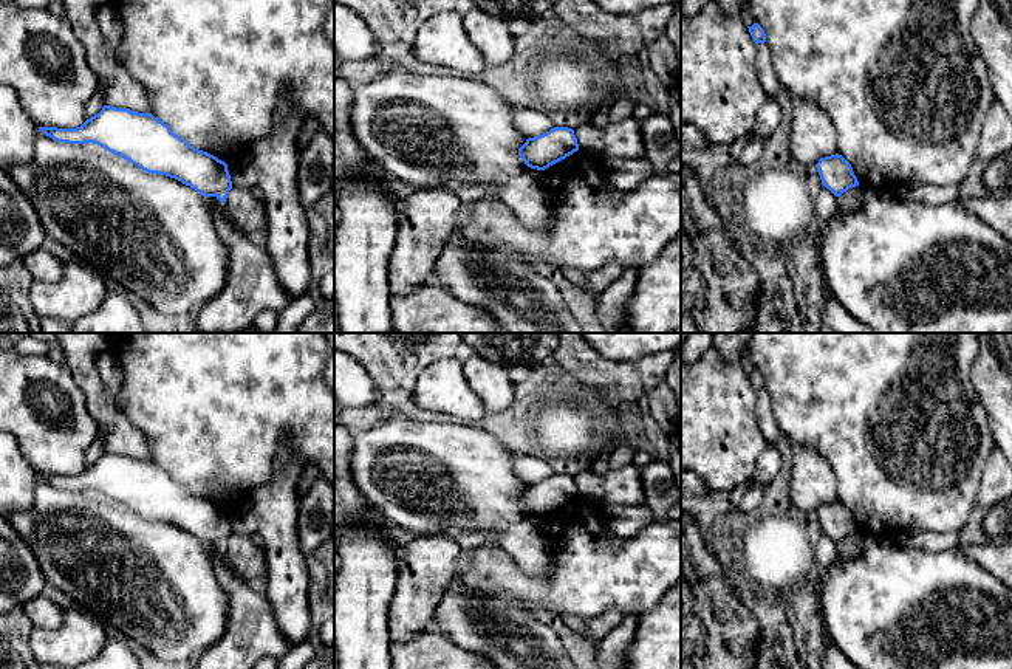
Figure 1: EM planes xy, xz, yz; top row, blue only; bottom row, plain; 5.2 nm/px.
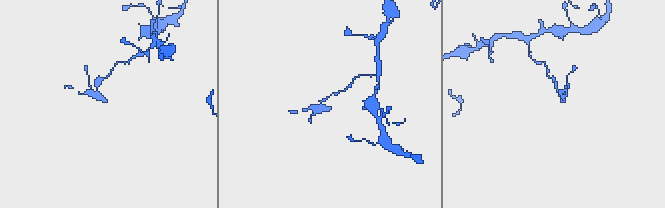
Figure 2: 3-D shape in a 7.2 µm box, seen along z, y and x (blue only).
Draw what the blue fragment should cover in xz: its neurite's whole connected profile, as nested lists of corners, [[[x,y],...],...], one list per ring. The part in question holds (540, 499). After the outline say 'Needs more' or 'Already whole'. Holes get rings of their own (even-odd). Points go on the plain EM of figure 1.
[[[554,474],[549,479],[528,485],[518,496],[520,505],[531,516],[545,517],[579,497],[573,475]]]. Already whole

